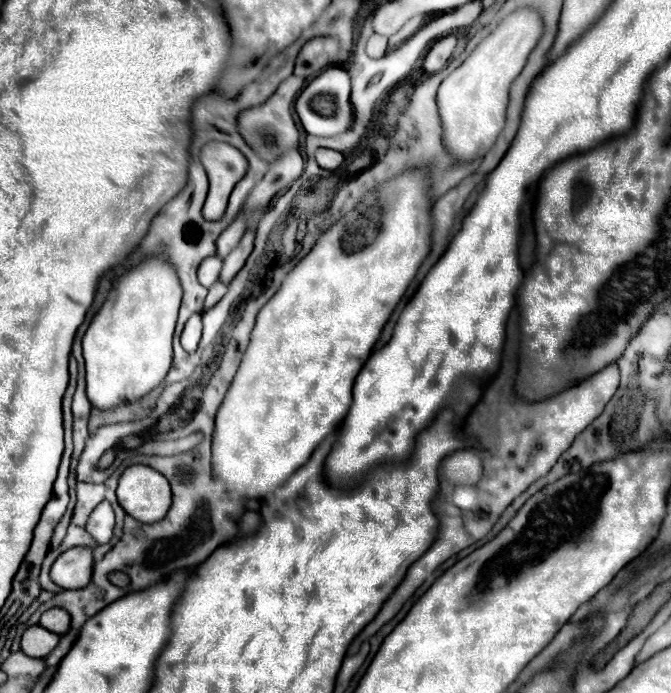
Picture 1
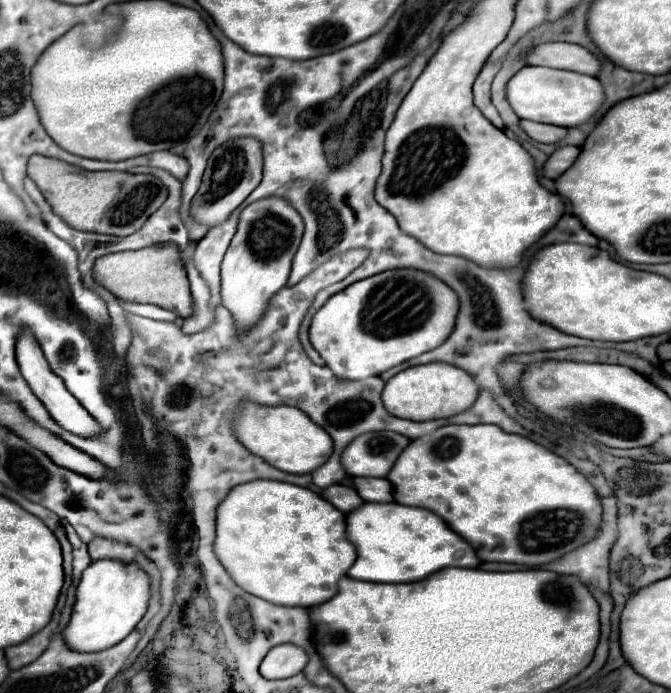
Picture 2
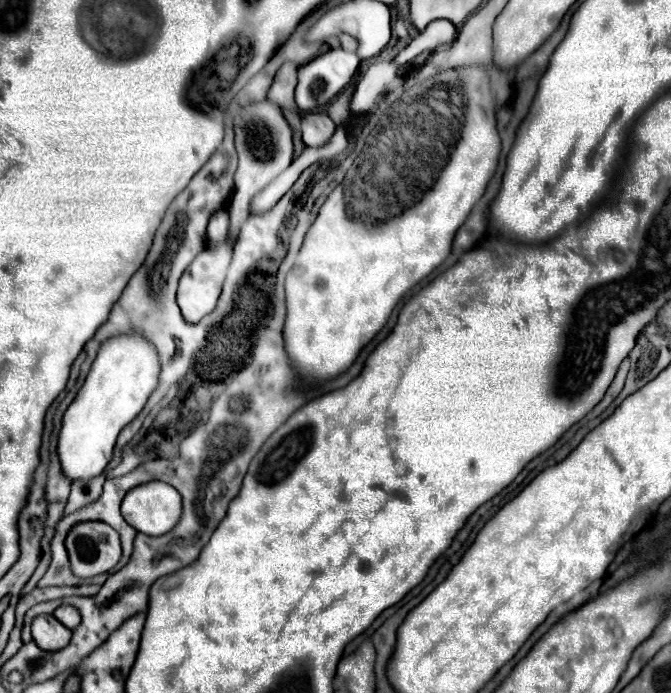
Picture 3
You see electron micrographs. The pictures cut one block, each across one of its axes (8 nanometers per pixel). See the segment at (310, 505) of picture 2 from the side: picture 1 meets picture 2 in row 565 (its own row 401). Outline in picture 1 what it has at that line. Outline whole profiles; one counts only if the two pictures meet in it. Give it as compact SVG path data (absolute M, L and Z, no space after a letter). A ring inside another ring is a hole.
M414 172L414 174L404 174L398 176L386 184L382 184L376 192L368 194L358 206L356 210L348 212L346 216L342 216L332 228L328 228L320 240L314 244L314 248L308 252L308 256L304 256L300 260L300 264L286 276L286 280L282 282L280 290L266 302L266 306L260 310L256 326L252 330L252 338L250 344L244 352L244 358L238 366L238 374L234 374L234 380L216 412L216 420L214 420L214 436L212 436L212 476L214 482L222 488L222 492L226 492L226 496L238 496L242 500L262 500L266 494L274 492L274 488L280 488L298 468L302 468L312 452L336 430L336 426L346 418L346 412L350 410L350 392L354 386L354 380L358 376L358 372L362 370L362 366L366 364L374 342L378 340L382 326L386 324L386 320L390 318L394 306L398 304L400 296L404 294L404 290L408 288L408 284L412 282L420 262L424 260L424 256L430 250L430 232L432 232L432 210L428 204L428 180L424 178L422 172Z

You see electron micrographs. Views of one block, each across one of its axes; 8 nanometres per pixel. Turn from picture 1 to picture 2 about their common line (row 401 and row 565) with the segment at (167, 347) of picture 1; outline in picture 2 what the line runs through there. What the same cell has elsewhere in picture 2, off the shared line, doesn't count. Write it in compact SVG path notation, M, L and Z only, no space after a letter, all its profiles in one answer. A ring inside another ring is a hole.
M96 560L86 572L76 590L76 604L70 624L64 630L68 646L80 652L96 652L118 644L126 638L146 614L150 602L150 576L136 564L122 564L120 560Z

